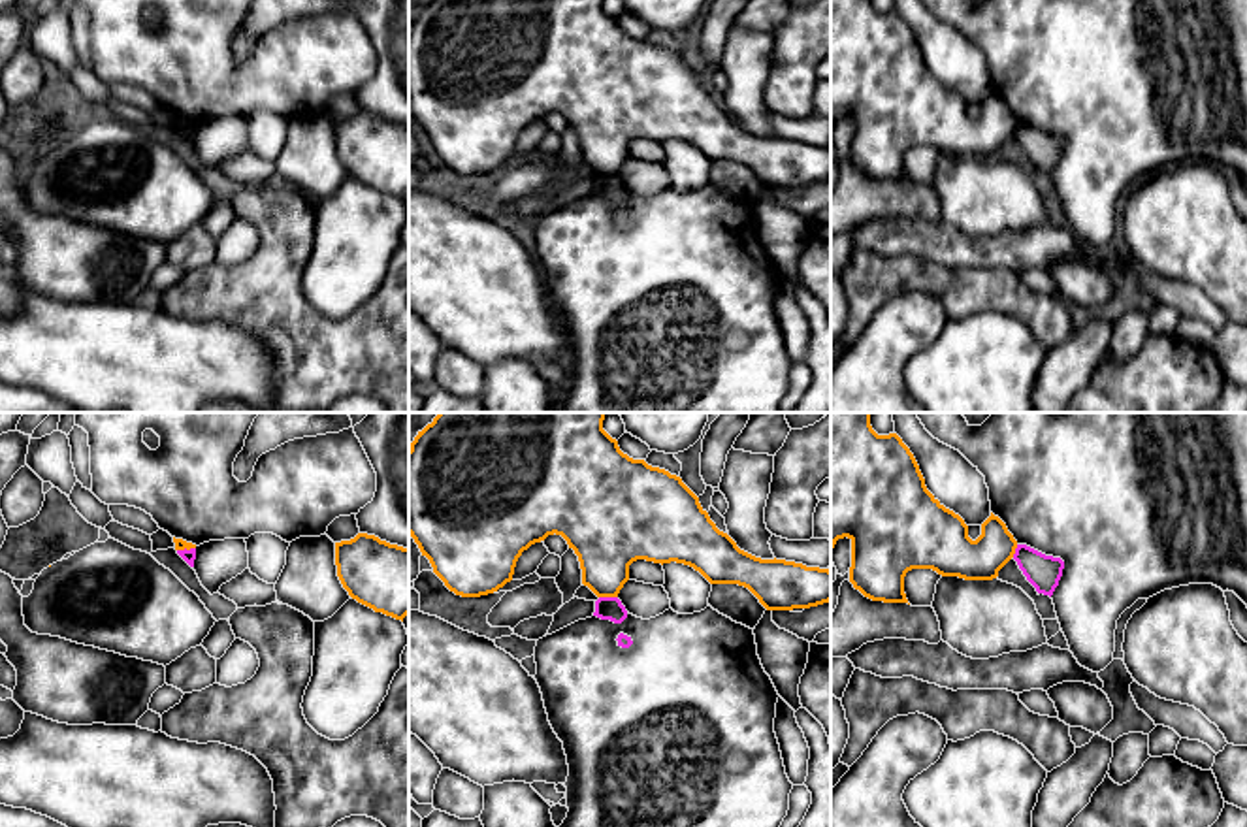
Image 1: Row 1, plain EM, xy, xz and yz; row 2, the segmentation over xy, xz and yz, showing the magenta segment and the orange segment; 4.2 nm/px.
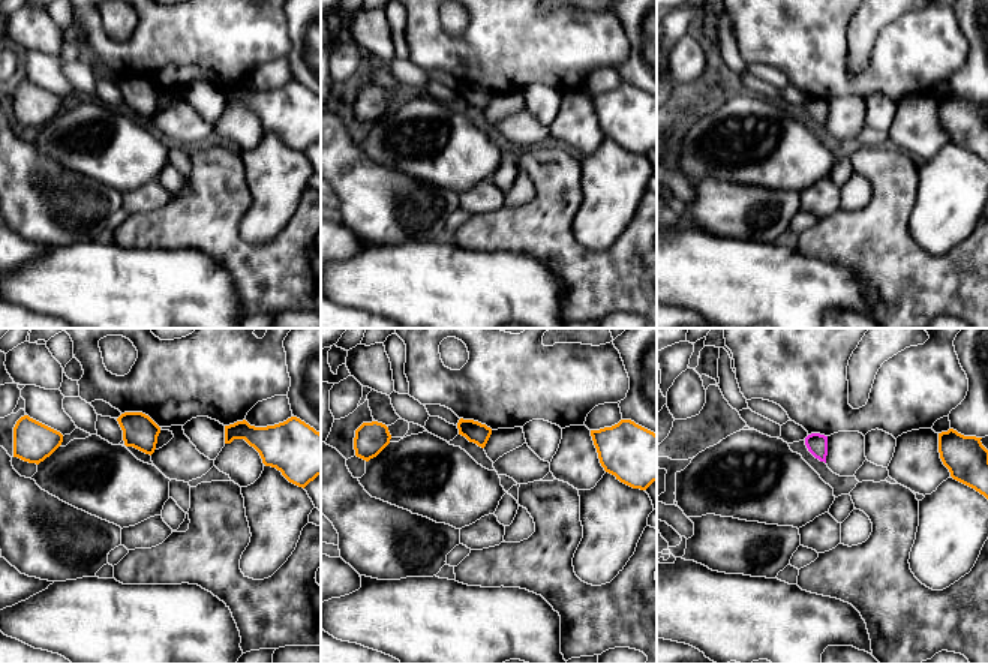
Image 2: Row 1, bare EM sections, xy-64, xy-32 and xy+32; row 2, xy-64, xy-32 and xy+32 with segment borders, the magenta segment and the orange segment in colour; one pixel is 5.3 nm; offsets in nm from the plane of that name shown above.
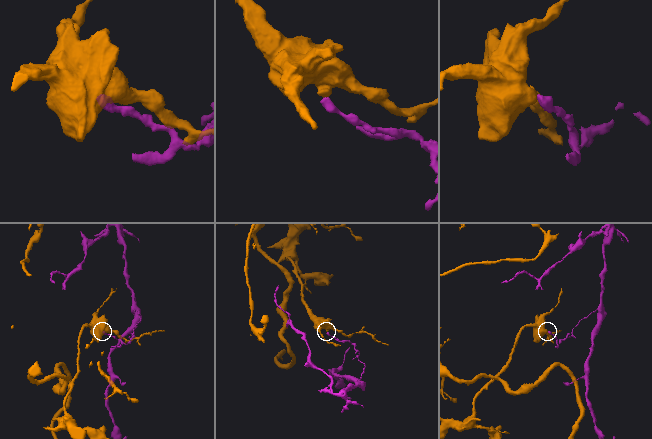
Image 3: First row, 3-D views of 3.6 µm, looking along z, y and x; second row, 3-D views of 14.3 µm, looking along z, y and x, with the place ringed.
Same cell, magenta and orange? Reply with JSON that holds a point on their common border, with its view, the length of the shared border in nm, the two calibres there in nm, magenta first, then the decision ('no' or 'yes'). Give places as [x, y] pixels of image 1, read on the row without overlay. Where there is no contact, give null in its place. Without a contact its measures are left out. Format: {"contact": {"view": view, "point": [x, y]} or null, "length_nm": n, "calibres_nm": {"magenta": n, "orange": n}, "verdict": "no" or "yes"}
{"contact": {"view": "xz", "point": [609, 176]}, "length_nm": 80, "calibres_nm": {"magenta": 100, "orange": 300}, "verdict": "no"}

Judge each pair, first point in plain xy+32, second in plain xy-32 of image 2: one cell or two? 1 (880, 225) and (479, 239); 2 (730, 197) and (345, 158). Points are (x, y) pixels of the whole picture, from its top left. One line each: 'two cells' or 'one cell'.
1: one cell
2: one cell

